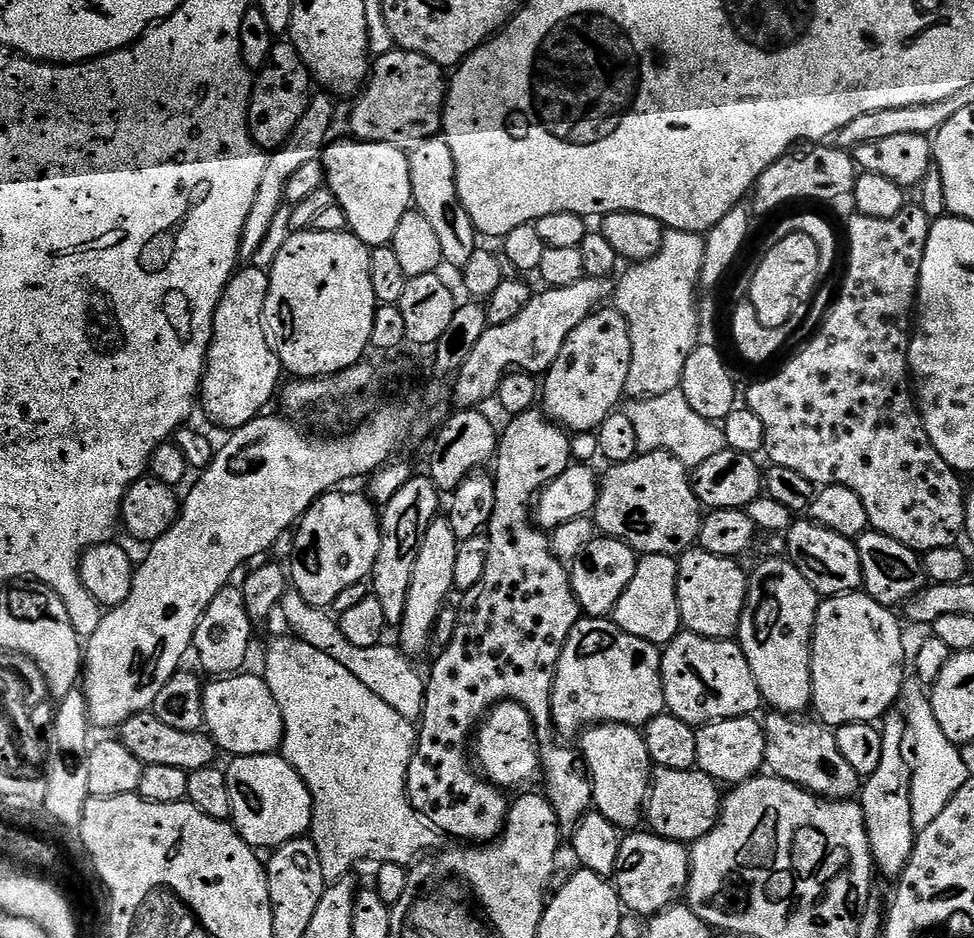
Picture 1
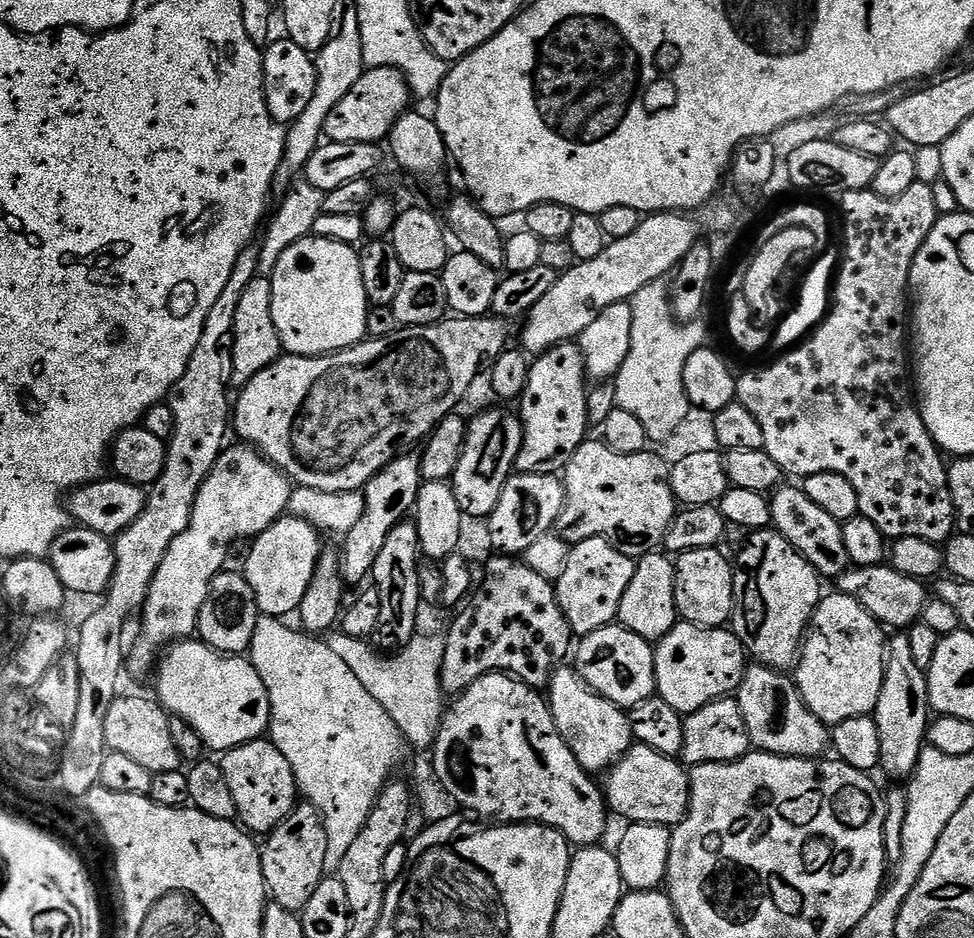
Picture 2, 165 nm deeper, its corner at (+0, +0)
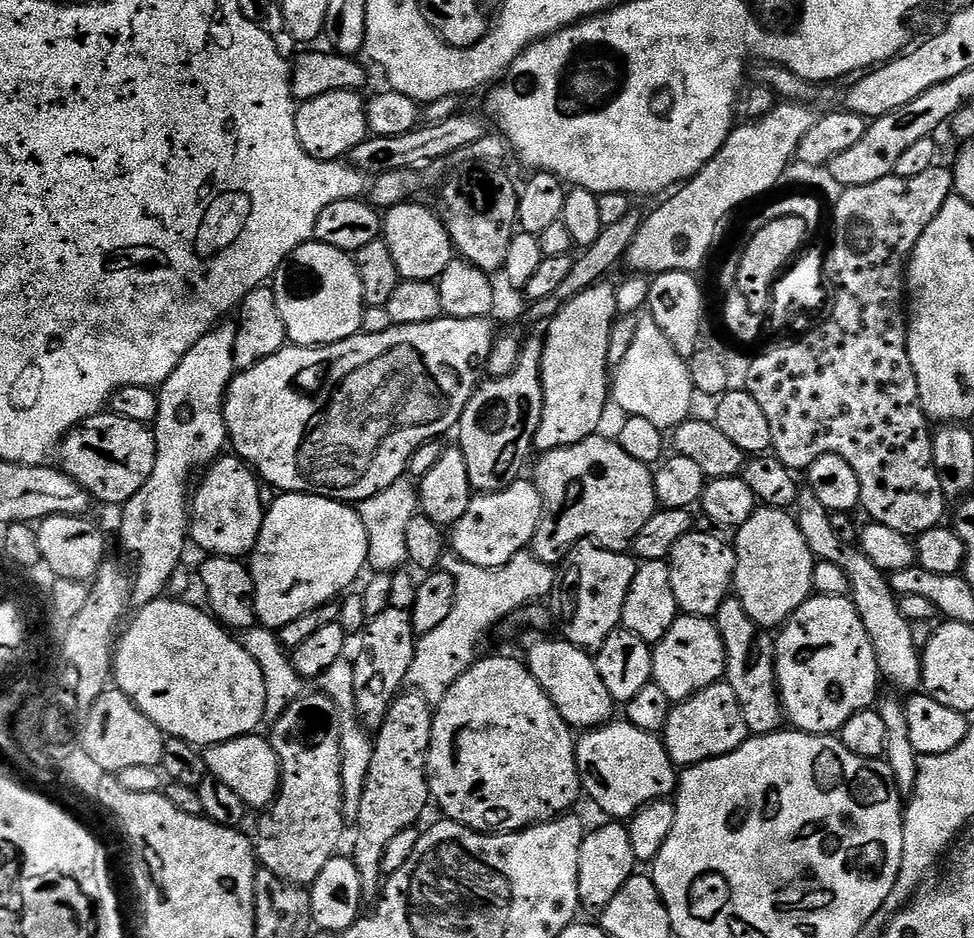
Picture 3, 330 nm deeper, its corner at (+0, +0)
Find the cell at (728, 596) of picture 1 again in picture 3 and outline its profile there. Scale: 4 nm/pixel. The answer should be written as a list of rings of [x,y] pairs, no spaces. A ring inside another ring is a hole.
[[[693,530],[682,538],[678,538],[678,546],[669,554],[667,562],[670,570],[670,586],[674,586],[674,598],[677,609],[686,616],[715,617],[716,612],[722,606],[724,600],[729,599],[736,579],[736,549],[728,544],[715,531],[699,532]]]

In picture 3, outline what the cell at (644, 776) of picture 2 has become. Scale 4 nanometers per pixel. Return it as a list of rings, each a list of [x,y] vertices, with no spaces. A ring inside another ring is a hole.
[[[616,718],[611,722],[602,725],[600,728],[594,728],[583,733],[584,737],[579,737],[576,740],[576,769],[580,775],[580,787],[585,797],[589,796],[602,811],[605,812],[605,817],[611,818],[616,822],[624,822],[636,815],[639,808],[644,808],[648,804],[653,804],[655,800],[667,800],[675,793],[678,787],[678,768],[672,763],[672,759],[668,756],[668,751],[664,748],[664,741],[657,733],[647,732],[646,730],[638,730],[638,726],[634,726],[626,719]]]

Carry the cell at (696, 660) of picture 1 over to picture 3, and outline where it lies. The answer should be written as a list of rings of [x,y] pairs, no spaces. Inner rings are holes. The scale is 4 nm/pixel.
[[[677,615],[667,634],[652,648],[652,679],[674,702],[688,700],[706,686],[721,683],[725,666],[726,650],[720,632],[706,616]]]

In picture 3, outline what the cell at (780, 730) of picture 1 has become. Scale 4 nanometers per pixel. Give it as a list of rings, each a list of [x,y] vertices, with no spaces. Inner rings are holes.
[[[735,598],[722,602],[714,623],[726,650],[726,683],[738,697],[738,706],[742,706],[742,718],[746,718],[749,733],[752,736],[765,736],[781,731],[786,717],[780,703],[780,689],[776,686],[776,646],[773,637],[762,634],[750,614],[746,614],[742,602]]]

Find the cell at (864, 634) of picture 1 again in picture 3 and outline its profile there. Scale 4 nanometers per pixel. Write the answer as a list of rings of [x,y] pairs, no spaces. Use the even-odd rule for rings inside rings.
[[[809,596],[807,602],[798,606],[798,610],[779,629],[778,635],[774,640],[776,686],[780,689],[780,703],[787,723],[793,729],[813,732],[815,736],[836,734],[844,723],[854,718],[854,714],[877,703],[876,687],[882,684],[880,667],[874,646],[866,634],[866,626],[862,626],[862,618],[848,596]]]

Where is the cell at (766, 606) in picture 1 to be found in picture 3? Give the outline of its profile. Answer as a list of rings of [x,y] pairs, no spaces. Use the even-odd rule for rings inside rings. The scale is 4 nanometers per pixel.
[[[757,507],[756,513],[738,529],[735,529],[734,547],[736,549],[736,579],[734,581],[735,599],[742,602],[746,614],[761,630],[779,629],[793,616],[813,595],[814,566],[817,559],[810,546],[806,546],[806,538],[802,538],[802,530],[798,526],[795,515],[783,508]]]

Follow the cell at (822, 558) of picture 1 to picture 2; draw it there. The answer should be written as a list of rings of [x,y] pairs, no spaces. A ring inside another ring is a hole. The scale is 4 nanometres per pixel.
[[[781,486],[771,493],[771,527],[779,536],[786,538],[786,542],[790,542],[790,546],[794,546],[794,550],[798,550],[798,554],[802,554],[802,558],[806,558],[806,562],[810,562],[810,566],[814,566],[814,570],[820,577],[840,577],[850,567],[846,554],[846,542],[842,542],[843,523],[830,518],[830,514],[826,514],[826,510],[822,510],[822,506],[818,506],[810,498],[806,498],[803,487],[788,487]]]

